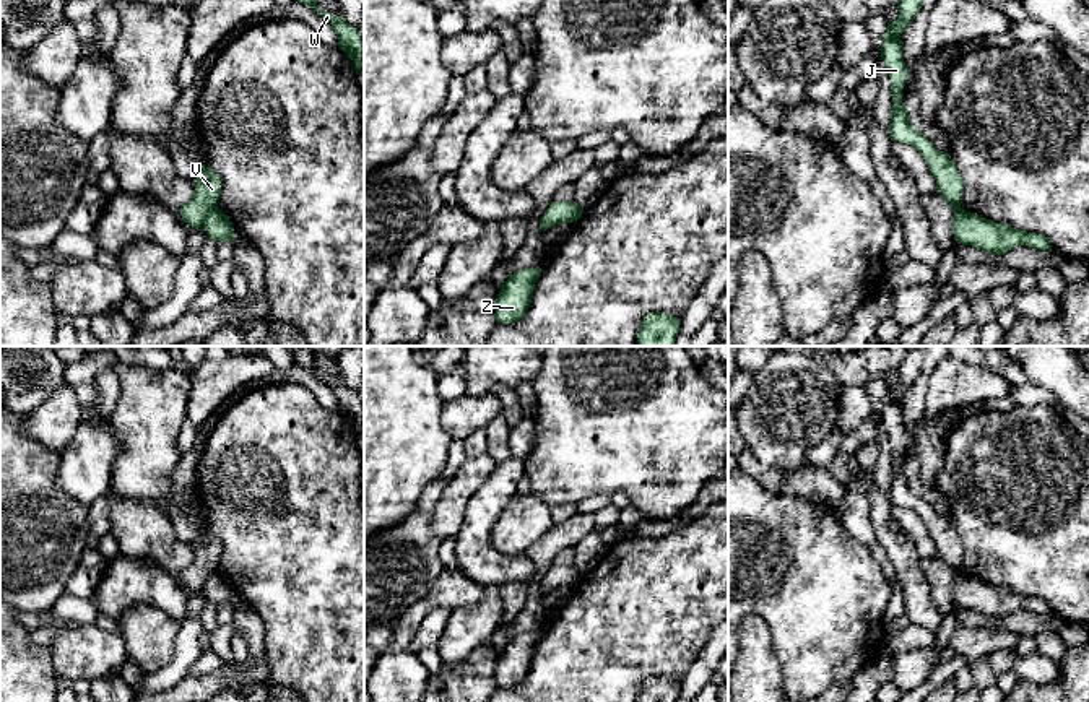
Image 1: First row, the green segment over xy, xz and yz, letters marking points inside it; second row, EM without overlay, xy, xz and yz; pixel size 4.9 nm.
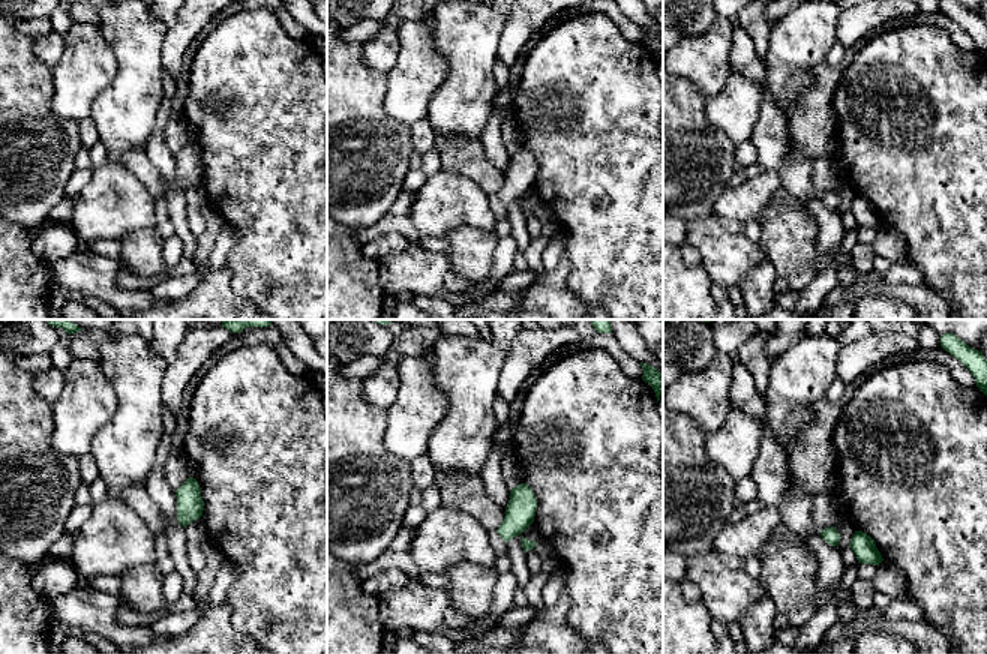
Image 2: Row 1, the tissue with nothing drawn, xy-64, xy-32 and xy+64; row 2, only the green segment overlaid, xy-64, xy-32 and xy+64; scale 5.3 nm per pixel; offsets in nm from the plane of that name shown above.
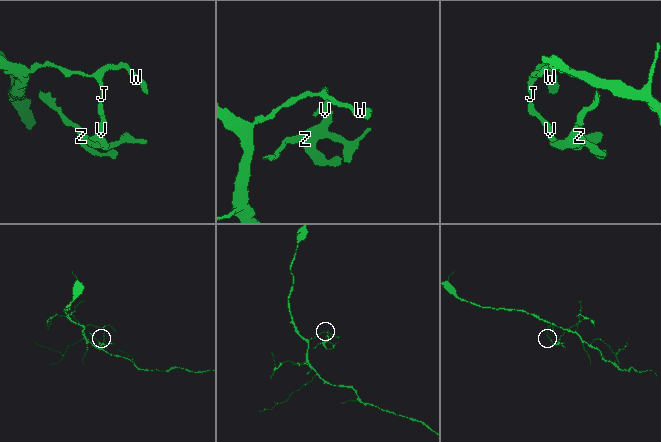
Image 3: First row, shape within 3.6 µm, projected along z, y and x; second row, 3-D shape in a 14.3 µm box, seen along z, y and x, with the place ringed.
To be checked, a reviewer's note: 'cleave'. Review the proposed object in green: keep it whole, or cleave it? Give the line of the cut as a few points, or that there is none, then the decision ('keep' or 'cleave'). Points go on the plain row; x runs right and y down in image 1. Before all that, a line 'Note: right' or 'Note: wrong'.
Note: right
xy (216, 571), (202, 589) | cleave

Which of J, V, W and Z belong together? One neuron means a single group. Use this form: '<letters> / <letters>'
J V W / Z

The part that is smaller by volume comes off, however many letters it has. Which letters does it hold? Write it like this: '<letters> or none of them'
Z

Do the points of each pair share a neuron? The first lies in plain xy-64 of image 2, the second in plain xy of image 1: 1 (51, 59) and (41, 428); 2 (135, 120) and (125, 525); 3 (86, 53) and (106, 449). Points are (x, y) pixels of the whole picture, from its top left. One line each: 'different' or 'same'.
1: same
2: different
3: same

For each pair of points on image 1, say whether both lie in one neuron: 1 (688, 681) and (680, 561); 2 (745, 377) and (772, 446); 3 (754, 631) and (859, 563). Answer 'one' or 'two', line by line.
1: two
2: two
3: two

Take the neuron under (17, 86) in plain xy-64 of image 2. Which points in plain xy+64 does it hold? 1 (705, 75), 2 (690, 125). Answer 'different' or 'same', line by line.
1: different
2: same

